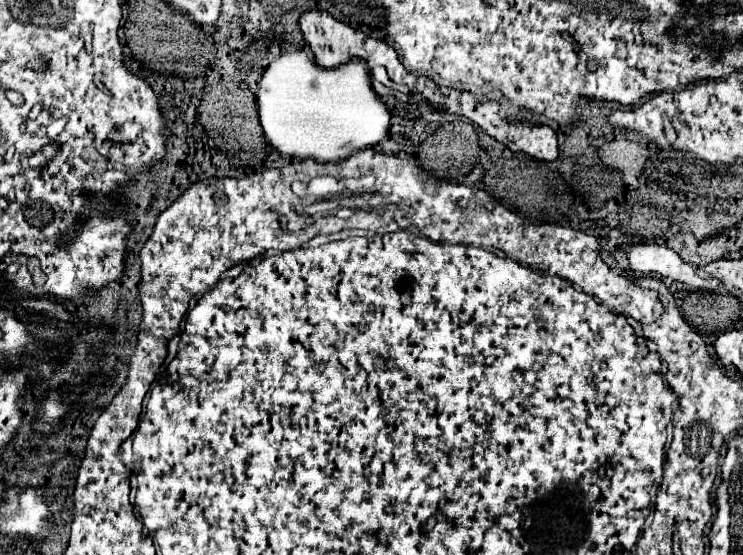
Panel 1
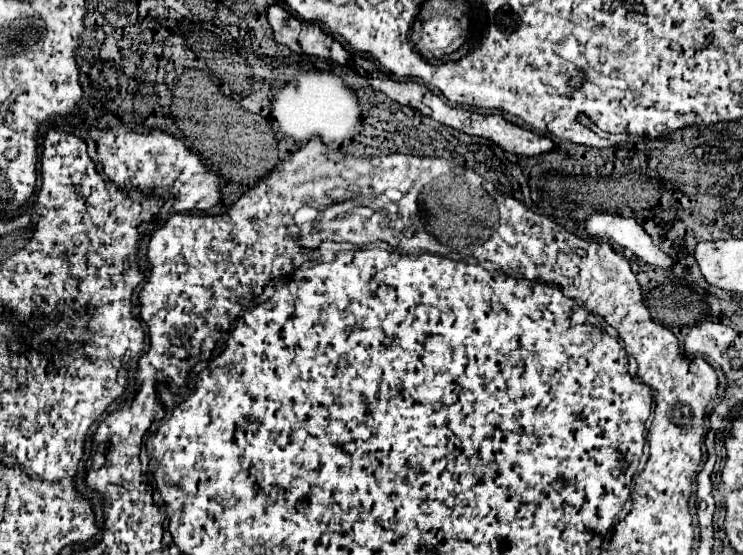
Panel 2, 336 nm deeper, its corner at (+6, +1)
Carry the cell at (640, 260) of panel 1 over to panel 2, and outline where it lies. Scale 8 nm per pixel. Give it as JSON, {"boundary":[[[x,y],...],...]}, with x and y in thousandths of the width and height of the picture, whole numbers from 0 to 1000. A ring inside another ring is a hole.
{"boundary":[[[798,386],[787,396],[787,414],[795,429],[814,432],[820,440],[830,440],[841,450],[849,450],[871,476],[887,479],[892,486],[906,483],[906,468],[884,440],[879,440],[876,425],[852,393],[836,393],[825,386]]]}

